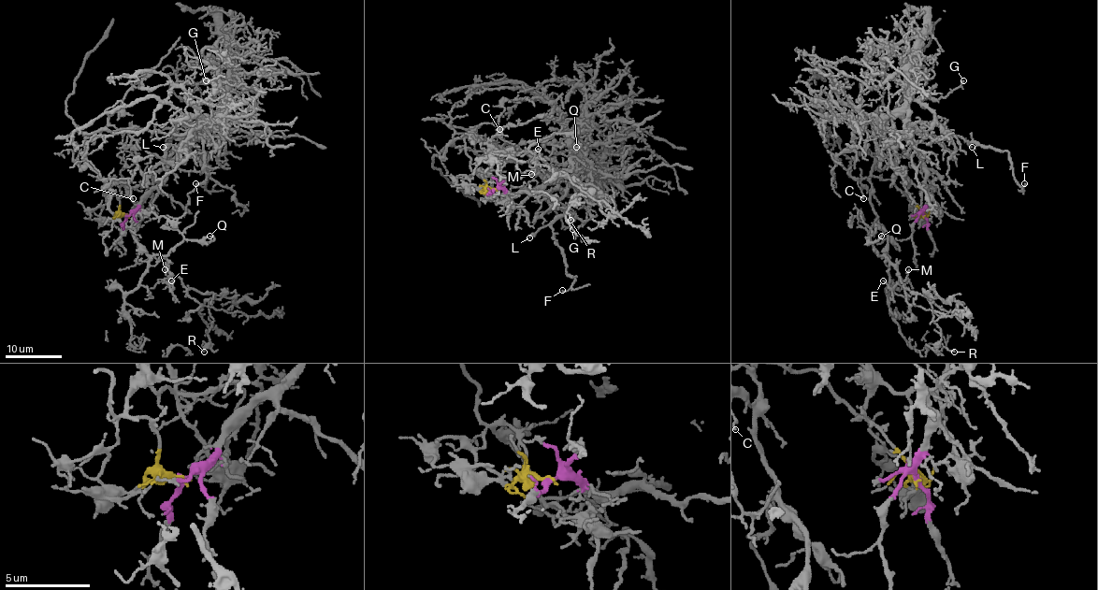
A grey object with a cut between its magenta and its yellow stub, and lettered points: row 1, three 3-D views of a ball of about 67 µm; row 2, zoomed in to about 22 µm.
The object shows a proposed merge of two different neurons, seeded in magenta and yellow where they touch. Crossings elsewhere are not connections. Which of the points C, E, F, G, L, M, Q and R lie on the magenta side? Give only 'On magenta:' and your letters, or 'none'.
On magenta: F, G, L

